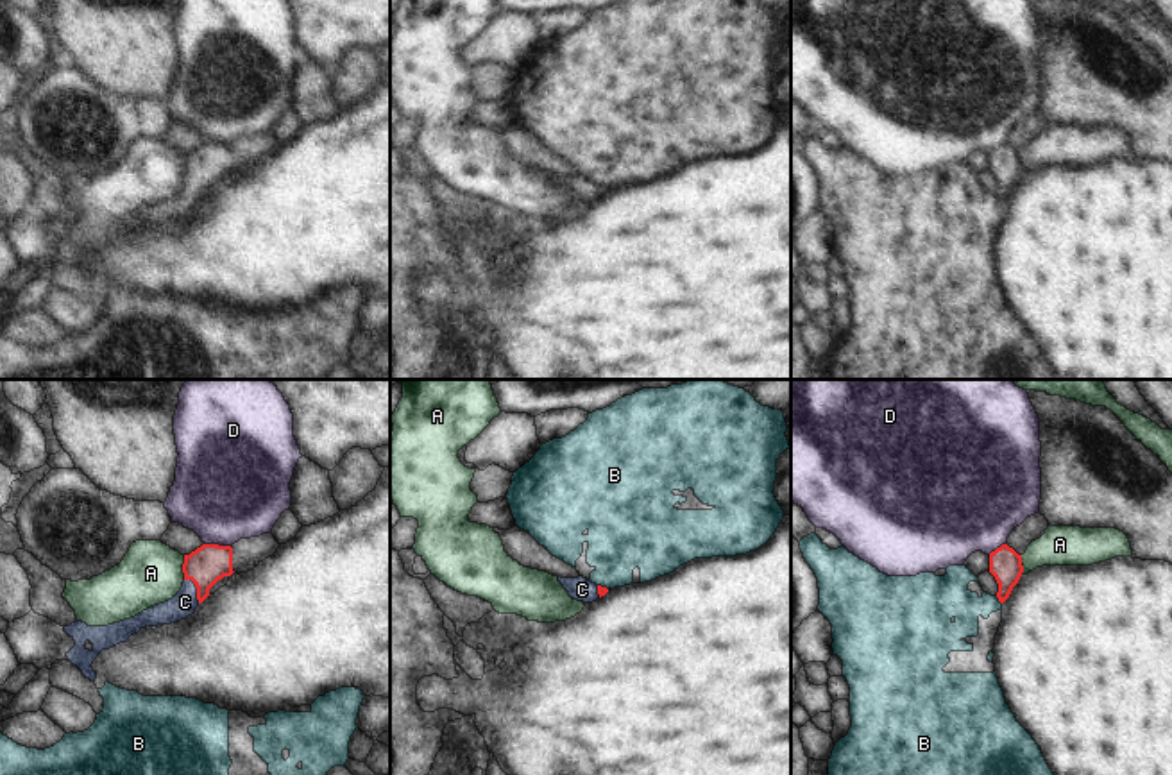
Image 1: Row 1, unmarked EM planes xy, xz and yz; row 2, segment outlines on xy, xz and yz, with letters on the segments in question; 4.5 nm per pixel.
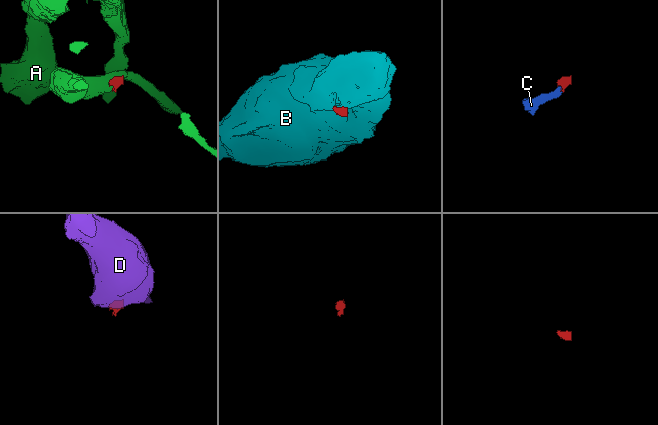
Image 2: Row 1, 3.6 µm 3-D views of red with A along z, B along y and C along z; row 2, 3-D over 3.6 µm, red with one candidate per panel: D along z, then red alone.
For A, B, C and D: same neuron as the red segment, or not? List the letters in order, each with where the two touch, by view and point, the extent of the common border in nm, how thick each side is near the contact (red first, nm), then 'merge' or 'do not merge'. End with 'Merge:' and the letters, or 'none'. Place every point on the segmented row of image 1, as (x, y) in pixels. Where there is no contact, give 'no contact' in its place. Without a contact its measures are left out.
A: contact xy (183, 568); length 110 nm; calibres 170 and 280 nm; do not merge
B: contact yz (999, 600); length 50 nm; calibres 140 and 190 nm; do not merge
C: contact xy (197, 589); length 130 nm; calibres 170 and 110 nm; merge
D: contact xy (217, 545); length 120 nm; calibres 170 and 460 nm; do not merge
Merge: C

